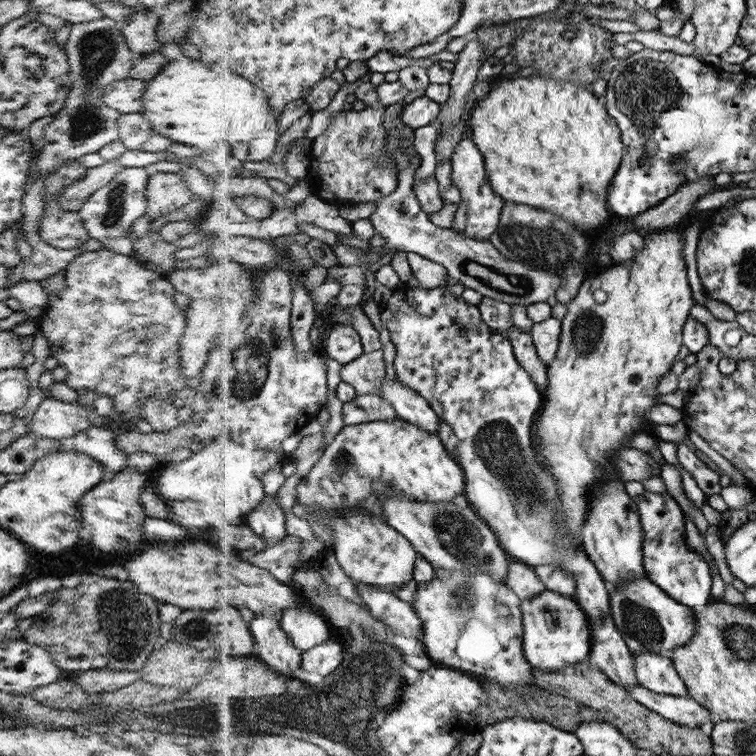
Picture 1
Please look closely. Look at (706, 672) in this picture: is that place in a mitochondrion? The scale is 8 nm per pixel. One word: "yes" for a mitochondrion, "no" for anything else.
no

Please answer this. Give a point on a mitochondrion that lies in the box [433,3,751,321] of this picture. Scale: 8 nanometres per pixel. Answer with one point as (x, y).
(644, 88)

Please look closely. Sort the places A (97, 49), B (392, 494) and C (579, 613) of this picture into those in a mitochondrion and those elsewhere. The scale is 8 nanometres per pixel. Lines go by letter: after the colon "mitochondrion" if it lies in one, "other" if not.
A: mitochondrion
B: other
C: other

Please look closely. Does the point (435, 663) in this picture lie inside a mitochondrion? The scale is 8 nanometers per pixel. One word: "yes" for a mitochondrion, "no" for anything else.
no

